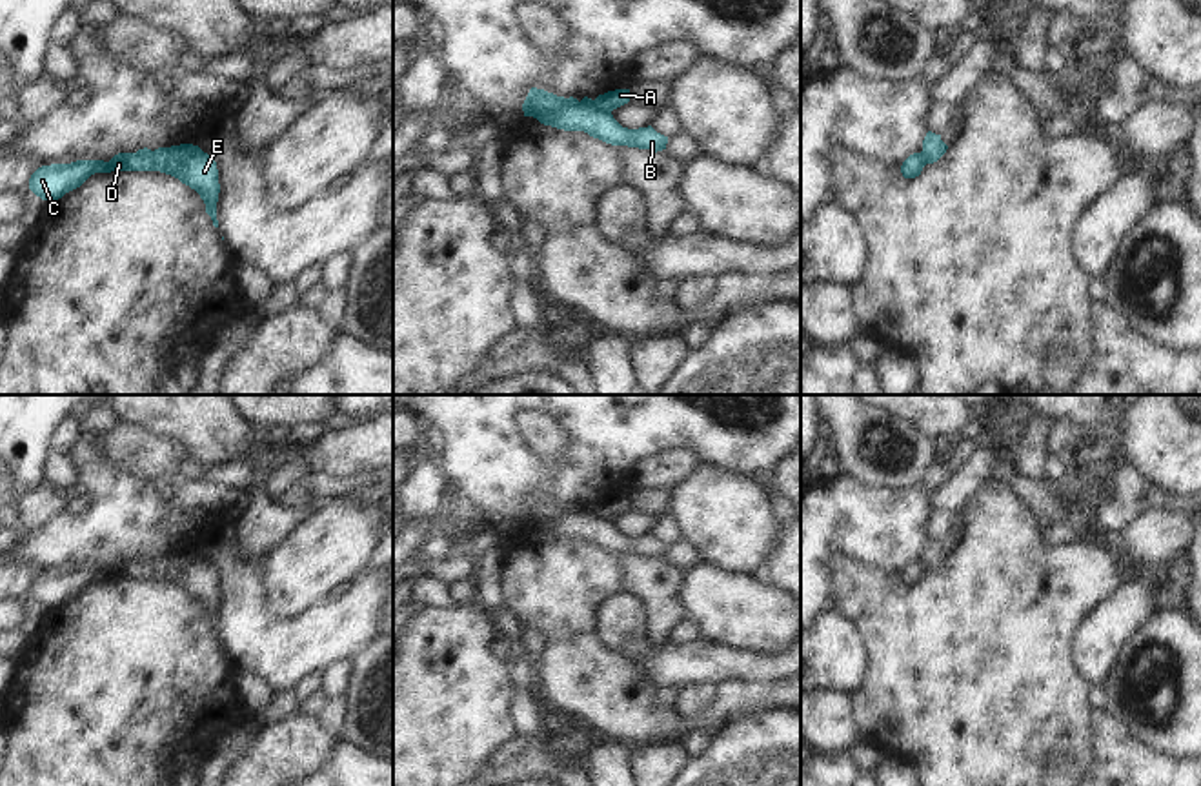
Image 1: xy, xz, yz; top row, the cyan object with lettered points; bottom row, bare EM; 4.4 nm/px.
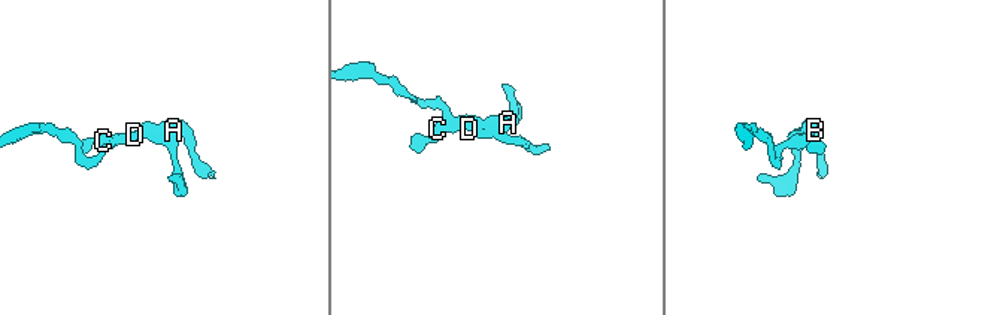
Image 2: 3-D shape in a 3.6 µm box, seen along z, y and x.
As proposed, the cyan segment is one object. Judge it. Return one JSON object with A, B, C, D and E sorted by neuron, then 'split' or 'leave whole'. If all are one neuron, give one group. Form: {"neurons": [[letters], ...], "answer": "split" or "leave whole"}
{"neurons": [["A", "C", "D", "E"], ["B"]], "answer": "split"}

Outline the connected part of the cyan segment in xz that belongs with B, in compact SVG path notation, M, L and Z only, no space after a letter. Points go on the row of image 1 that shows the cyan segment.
M593 104L564 106L560 109L535 115L540 124L564 131L584 131L611 146L628 146L650 151L666 149L668 136L657 133L651 126L628 129L622 127L611 113L597 109Z

